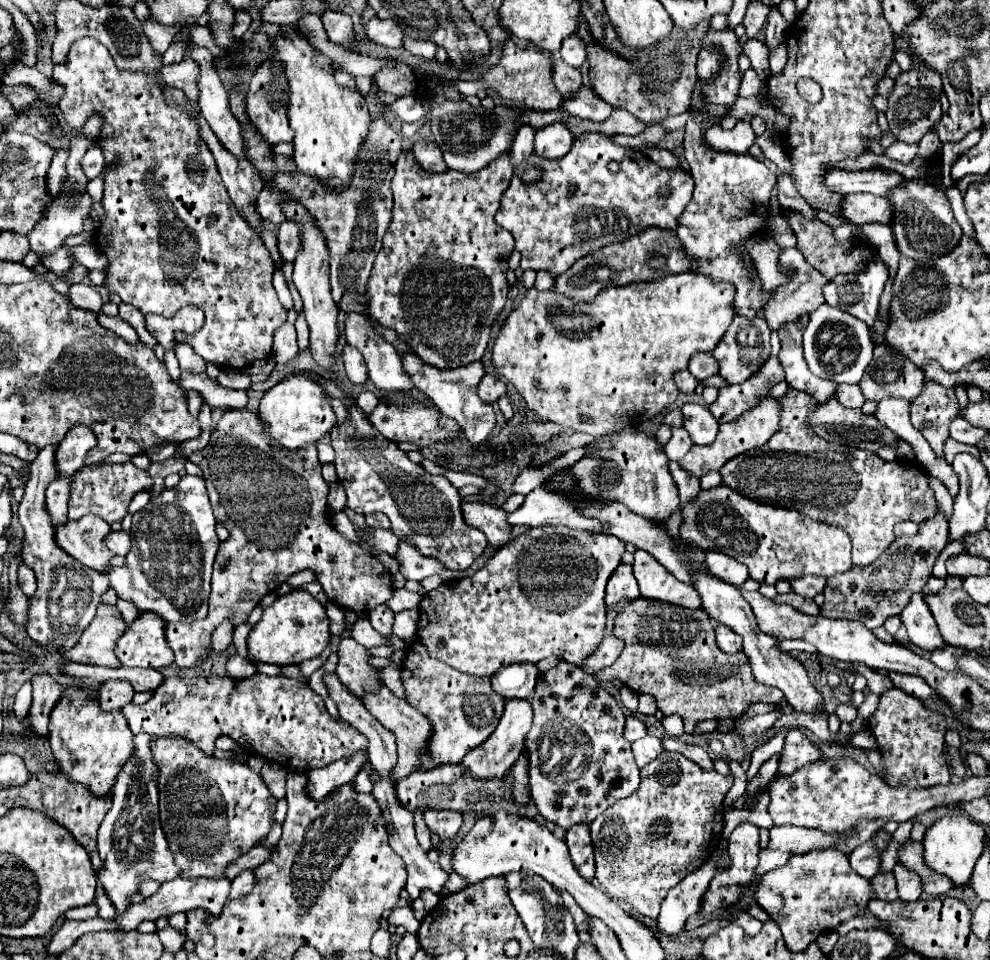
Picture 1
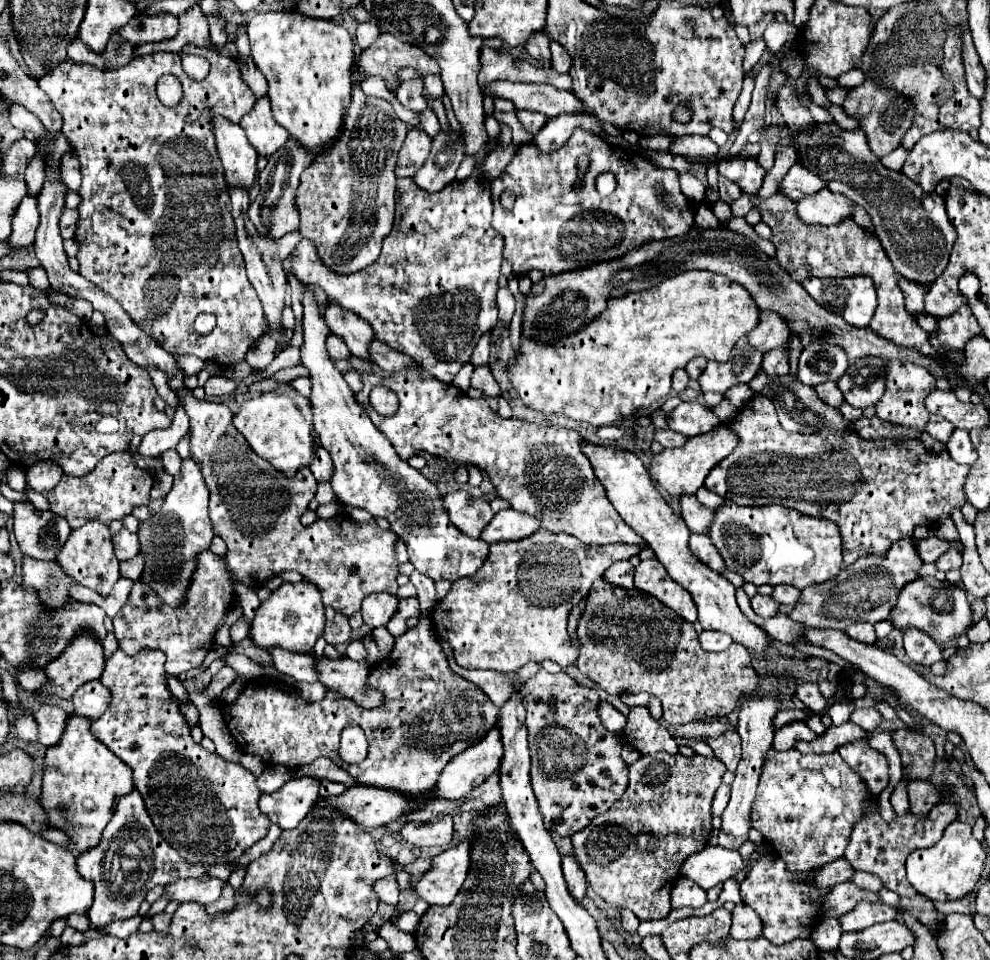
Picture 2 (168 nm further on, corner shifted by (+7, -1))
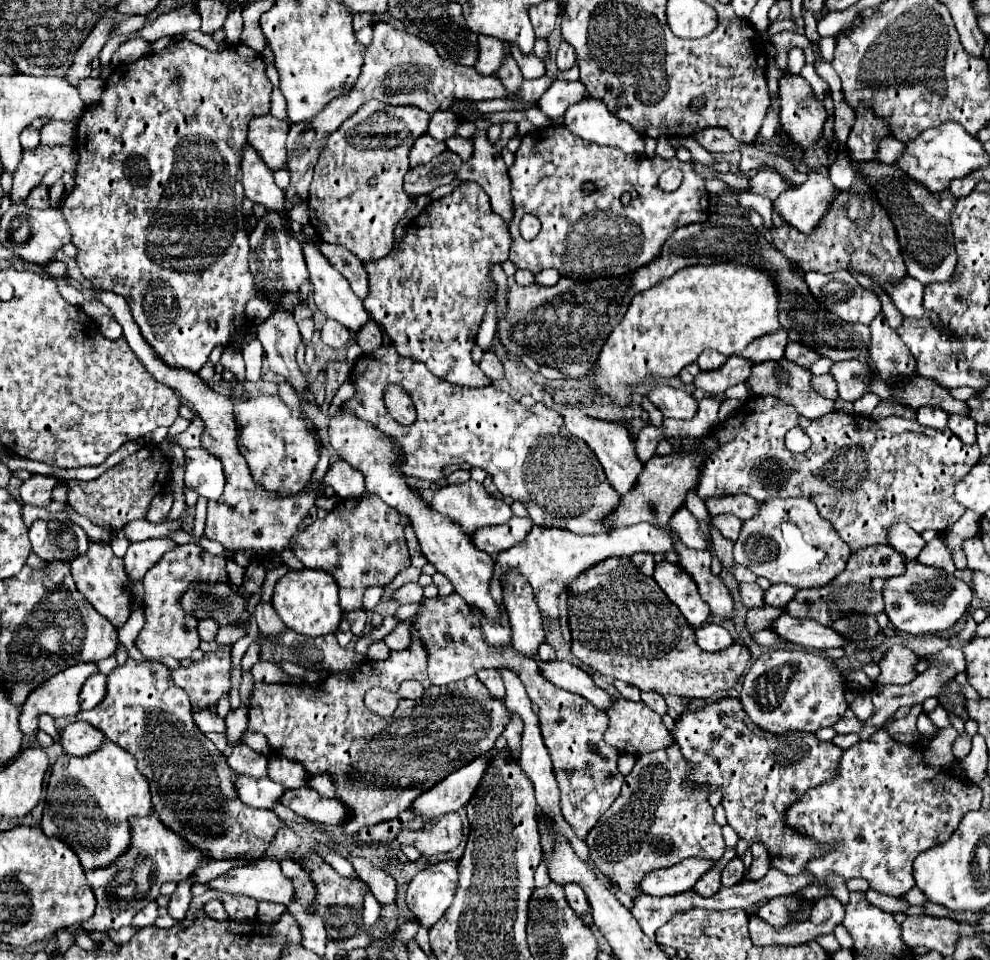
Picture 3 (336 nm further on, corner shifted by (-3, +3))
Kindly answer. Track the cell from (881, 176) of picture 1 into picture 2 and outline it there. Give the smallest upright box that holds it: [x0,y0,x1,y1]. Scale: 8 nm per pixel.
[781,161,825,201]

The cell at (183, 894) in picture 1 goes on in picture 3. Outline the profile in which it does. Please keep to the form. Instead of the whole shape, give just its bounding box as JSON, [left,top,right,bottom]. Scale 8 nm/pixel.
[209,857,295,905]

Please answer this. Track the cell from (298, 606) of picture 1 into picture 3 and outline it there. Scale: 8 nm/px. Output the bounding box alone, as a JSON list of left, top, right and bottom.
[271,569,343,637]

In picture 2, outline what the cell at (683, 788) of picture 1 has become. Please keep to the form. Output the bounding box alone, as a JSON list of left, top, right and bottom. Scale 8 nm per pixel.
[573,755,725,921]

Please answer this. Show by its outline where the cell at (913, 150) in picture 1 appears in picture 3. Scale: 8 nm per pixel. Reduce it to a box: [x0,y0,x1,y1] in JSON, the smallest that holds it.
[877,135,905,165]

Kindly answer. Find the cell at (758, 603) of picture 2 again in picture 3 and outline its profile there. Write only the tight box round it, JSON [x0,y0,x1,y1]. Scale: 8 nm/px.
[739,583,763,609]

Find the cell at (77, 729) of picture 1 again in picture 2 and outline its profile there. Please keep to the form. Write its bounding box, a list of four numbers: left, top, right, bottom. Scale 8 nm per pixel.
[41,715,133,853]

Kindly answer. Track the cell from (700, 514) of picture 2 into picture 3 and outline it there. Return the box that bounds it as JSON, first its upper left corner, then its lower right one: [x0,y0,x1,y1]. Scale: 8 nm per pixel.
[713,515,743,541]

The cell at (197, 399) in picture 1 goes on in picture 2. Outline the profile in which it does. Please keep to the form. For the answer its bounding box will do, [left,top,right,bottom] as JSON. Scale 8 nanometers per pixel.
[161,449,181,475]

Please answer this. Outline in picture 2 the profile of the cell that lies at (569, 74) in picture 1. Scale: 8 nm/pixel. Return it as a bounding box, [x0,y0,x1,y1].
[525,33,551,69]

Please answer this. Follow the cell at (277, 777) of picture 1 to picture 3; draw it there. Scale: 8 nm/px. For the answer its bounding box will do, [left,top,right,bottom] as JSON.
[269,757,307,789]

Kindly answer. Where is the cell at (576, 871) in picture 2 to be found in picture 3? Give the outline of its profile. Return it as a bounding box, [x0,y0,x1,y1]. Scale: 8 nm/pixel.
[565,885,589,917]

